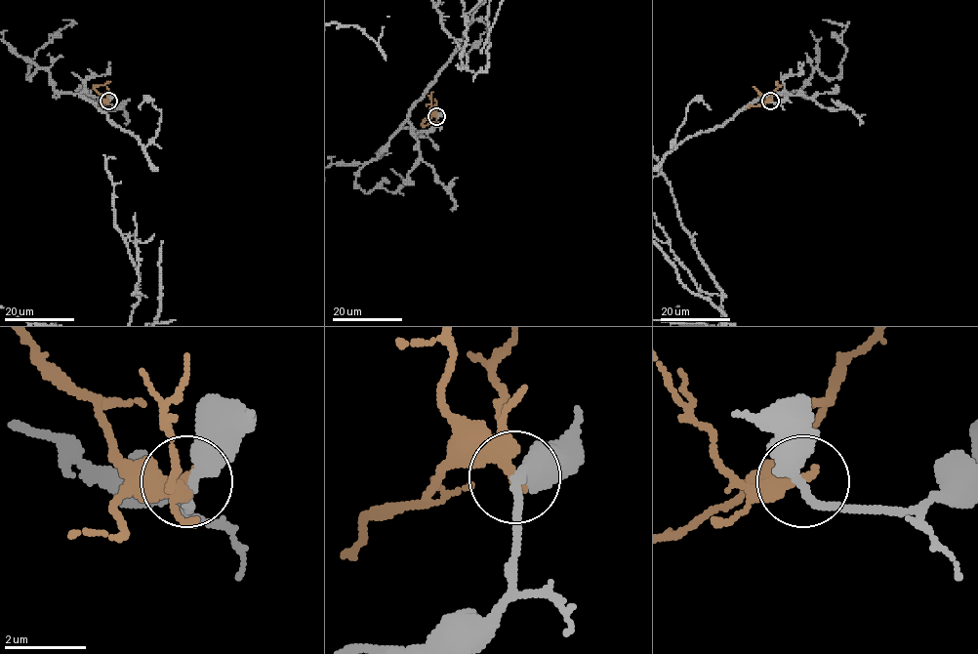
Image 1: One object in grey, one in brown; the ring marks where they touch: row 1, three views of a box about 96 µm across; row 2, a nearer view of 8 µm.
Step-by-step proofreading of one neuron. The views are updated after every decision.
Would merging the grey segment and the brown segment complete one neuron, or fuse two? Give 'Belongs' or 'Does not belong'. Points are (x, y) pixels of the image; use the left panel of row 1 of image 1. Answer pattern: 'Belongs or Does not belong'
Does not belong

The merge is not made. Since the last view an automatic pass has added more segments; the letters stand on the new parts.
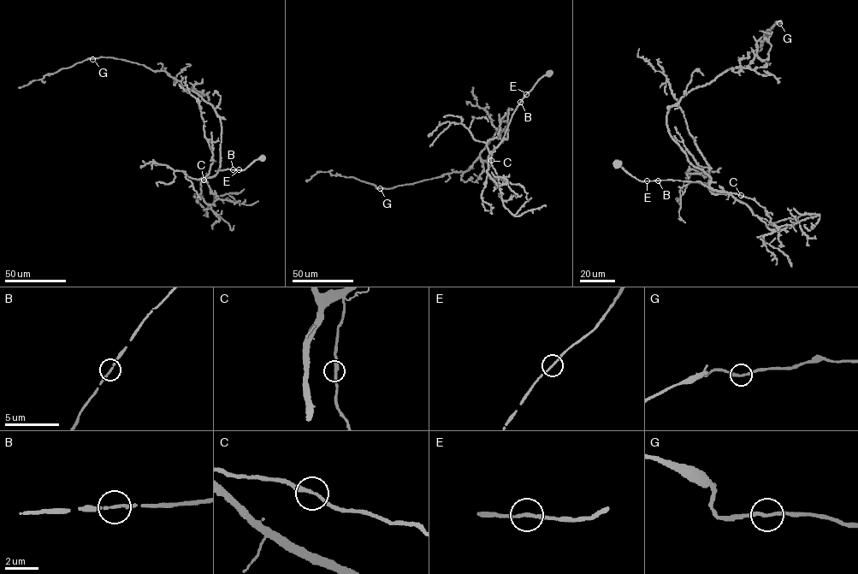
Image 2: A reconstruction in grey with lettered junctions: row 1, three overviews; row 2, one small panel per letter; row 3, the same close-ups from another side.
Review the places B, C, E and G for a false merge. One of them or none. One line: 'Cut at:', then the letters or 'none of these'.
Cut at: none of these

